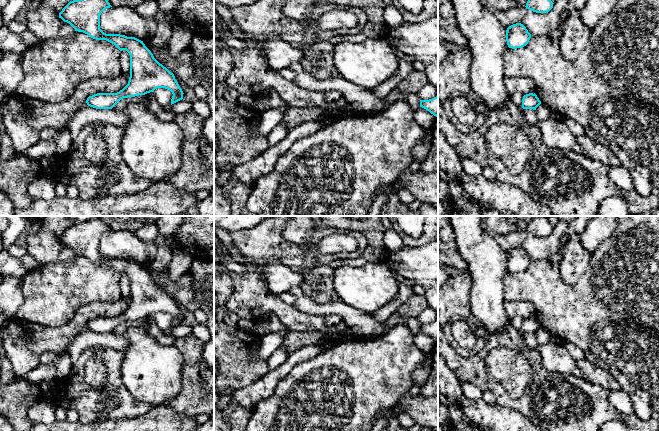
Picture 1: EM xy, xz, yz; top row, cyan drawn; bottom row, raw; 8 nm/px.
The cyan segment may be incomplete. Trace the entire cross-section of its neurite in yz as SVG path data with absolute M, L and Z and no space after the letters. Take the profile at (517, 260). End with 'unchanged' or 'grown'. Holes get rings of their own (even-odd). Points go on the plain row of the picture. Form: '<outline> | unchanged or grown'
M521 247L511 249L506 254L506 265L509 272L517 273L526 270L531 258Z | unchanged

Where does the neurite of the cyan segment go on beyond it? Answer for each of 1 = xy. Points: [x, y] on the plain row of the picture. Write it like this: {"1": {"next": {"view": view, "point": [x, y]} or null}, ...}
{"1": {"next": null}}

